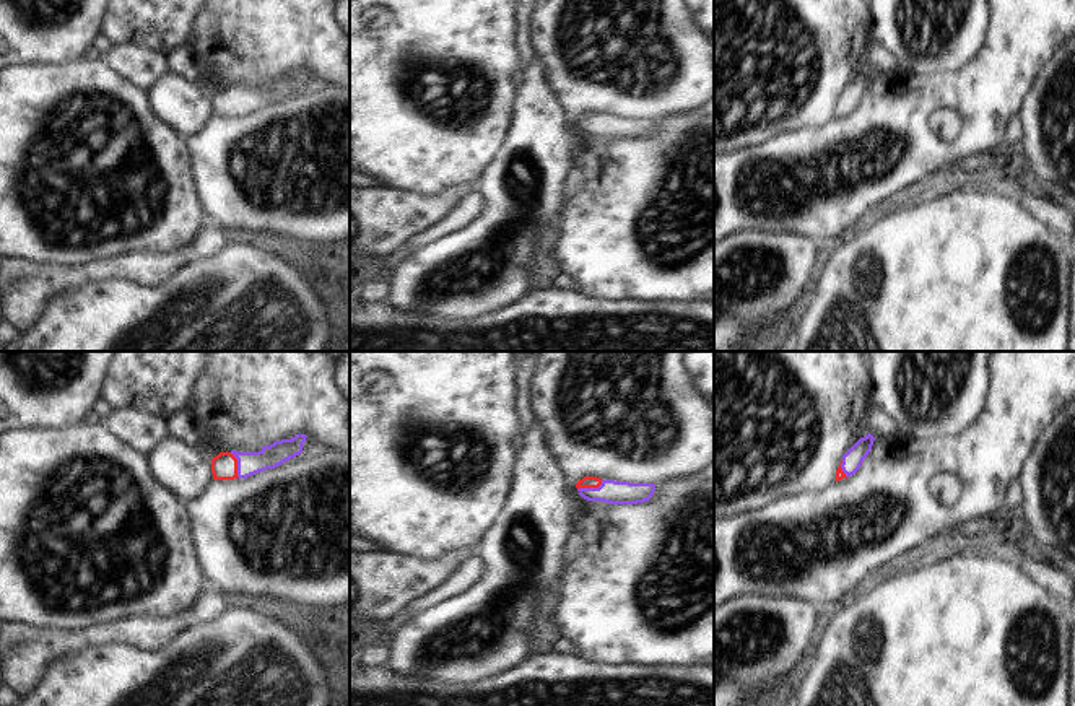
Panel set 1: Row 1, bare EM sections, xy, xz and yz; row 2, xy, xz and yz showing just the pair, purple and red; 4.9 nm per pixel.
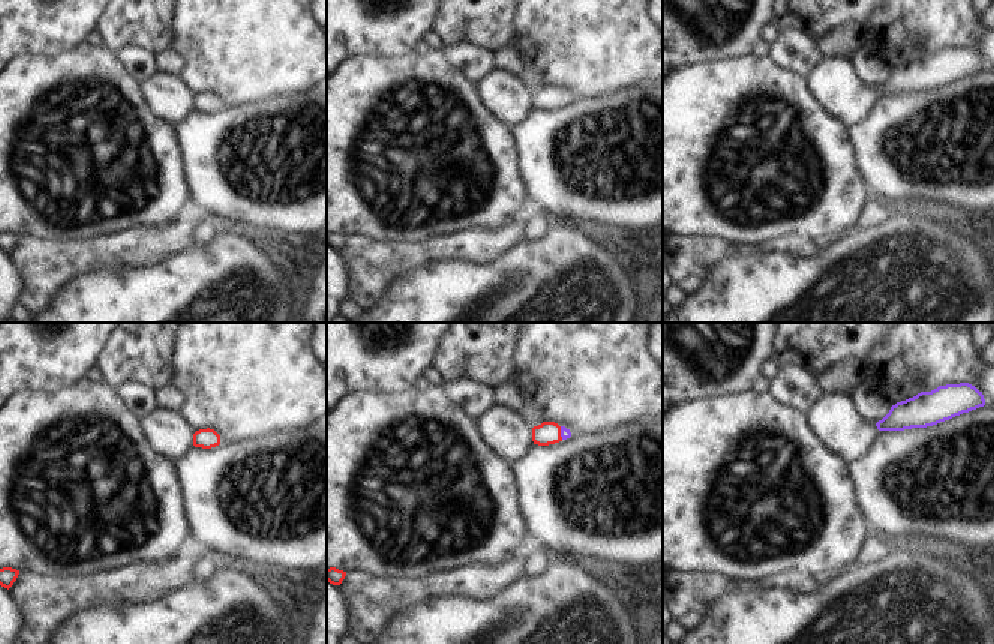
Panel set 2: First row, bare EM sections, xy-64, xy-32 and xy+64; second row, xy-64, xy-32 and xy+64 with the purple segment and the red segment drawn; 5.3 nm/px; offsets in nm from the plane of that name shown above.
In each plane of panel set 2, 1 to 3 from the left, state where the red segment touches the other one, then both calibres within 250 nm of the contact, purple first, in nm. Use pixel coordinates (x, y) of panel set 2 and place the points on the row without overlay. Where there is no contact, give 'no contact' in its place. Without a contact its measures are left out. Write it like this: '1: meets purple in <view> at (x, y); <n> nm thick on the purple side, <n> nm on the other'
1: no contact
2: meets purple in xy-32 at (561, 96); 50 nm thick on the purple side, 130 nm on the other
3: no contact

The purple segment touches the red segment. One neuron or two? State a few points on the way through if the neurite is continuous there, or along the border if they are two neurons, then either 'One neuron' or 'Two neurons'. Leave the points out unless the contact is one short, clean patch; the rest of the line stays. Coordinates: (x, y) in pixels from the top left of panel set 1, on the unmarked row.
Path across: xz (612, 127), (591, 124), (587, 117). One neuron.

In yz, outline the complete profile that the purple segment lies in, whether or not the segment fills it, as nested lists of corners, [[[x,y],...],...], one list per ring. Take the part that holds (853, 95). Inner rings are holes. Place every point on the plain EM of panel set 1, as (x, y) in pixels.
[[[868,68],[842,91],[842,96],[836,106],[836,117],[854,111],[860,104],[864,94],[872,86],[873,76],[875,73]]]

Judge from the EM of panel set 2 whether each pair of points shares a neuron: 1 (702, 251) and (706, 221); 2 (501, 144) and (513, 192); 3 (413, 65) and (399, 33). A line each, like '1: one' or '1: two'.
1: two
2: one
3: two

